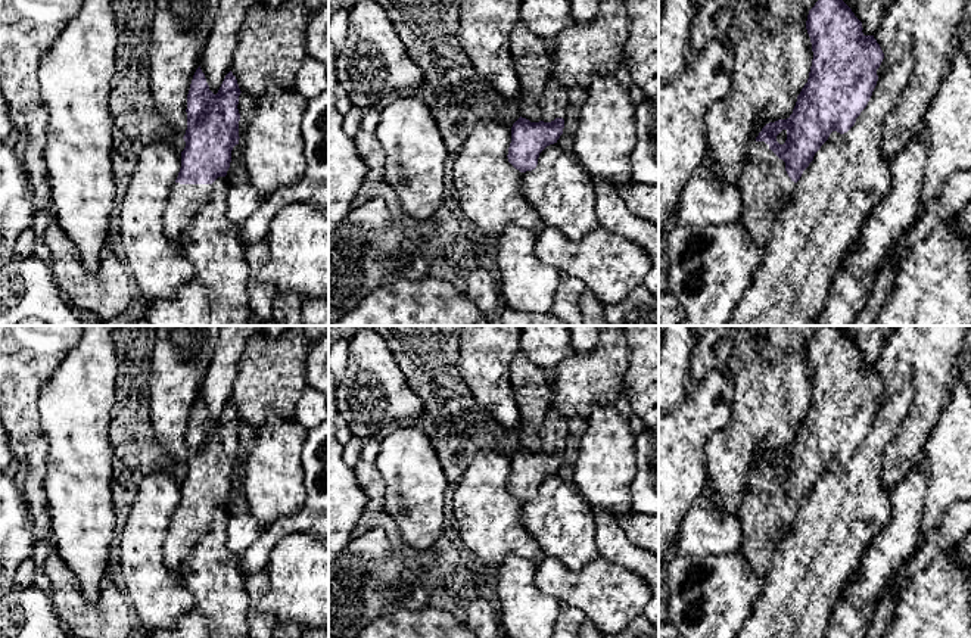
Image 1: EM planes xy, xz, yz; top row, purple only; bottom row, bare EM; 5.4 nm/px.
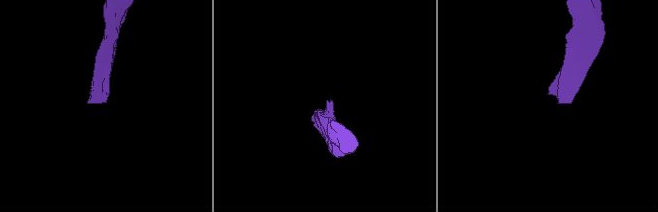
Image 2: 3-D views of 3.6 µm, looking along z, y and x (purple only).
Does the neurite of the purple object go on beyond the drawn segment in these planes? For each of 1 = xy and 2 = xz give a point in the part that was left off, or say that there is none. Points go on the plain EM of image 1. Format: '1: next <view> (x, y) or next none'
1: next xy (184, 531)
2: next xz (553, 433)

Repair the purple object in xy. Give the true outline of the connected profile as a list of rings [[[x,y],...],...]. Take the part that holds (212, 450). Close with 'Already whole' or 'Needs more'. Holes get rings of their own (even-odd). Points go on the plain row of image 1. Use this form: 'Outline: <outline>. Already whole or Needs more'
Outline: [[[200,396],[193,405],[187,424],[181,498],[162,547],[165,566],[174,576],[180,575],[186,554],[206,533],[212,513],[227,505],[231,480],[240,469],[237,439],[240,423],[231,401],[217,424],[209,420]]]. Needs more

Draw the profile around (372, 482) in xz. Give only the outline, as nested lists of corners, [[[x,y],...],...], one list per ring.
[[[360,461],[354,467],[357,480],[370,501],[370,508],[382,508],[386,483],[374,463]]]

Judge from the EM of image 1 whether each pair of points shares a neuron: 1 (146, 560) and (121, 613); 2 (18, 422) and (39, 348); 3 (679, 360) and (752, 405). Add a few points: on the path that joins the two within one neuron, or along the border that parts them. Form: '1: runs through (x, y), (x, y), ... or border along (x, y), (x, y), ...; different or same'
1: border along (125, 596), (134, 619); different
2: runs through (18, 404), (18, 369), (21, 366); same
3: border along (738, 360), (731, 419), (725, 428); different

